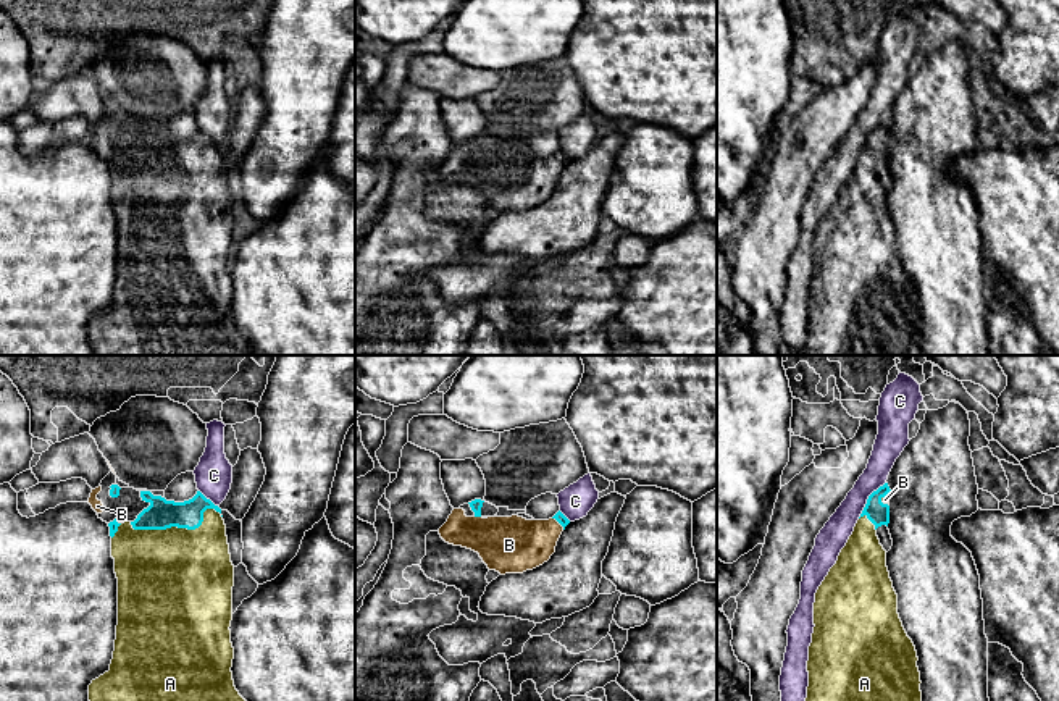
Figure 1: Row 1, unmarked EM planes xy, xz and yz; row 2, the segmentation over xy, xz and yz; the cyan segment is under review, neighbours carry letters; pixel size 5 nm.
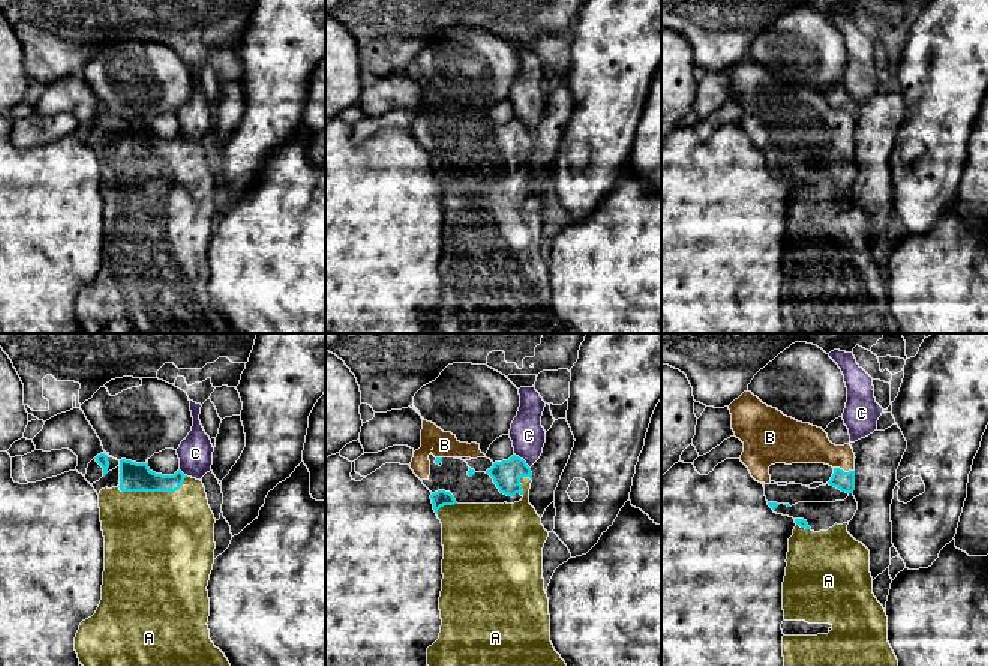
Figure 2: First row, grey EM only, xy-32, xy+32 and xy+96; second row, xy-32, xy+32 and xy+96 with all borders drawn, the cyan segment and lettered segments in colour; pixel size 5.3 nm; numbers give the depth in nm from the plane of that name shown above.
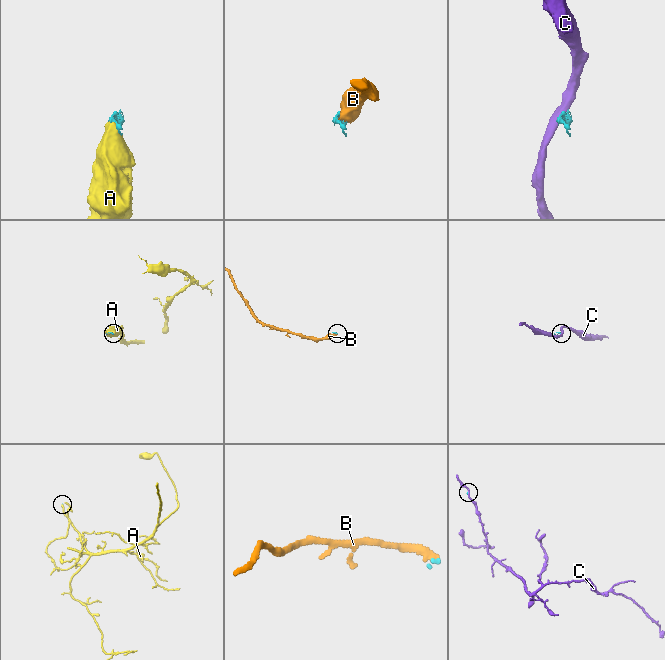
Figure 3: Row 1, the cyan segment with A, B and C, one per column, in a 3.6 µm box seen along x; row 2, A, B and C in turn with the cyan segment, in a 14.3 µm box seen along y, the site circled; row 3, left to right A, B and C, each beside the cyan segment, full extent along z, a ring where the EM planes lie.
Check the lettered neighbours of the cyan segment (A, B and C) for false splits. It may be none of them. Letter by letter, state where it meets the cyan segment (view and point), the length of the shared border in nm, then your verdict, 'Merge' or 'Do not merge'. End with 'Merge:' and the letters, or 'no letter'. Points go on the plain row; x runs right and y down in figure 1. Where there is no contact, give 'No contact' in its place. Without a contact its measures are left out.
A: Touches cyan at xy (178, 165). Shared border 460 nm. Merge
B: Touches cyan at xz (478, 154). Shared border 30 nm. Merge
C: Touches cyan at yz (867, 138). Shared border 240 nm. Do not merge
Merge: A, B

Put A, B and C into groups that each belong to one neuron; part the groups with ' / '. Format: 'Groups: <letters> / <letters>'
Groups: A B / C

